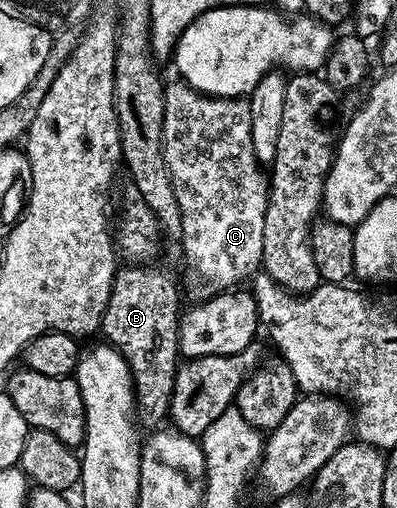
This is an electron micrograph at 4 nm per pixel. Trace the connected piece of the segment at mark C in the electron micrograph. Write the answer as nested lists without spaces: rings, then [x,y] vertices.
[[[174,80],[164,90],[164,128],[162,129],[162,147],[164,160],[168,164],[168,172],[172,176],[172,188],[176,188],[176,200],[180,200],[180,216],[182,217],[182,237],[180,245],[186,253],[186,262],[214,288],[234,288],[251,277],[259,269],[264,248],[264,216],[266,215],[266,196],[268,193],[268,174],[260,165],[252,148],[252,116],[250,103],[242,98],[212,98],[209,94],[199,94],[190,89],[185,82]]]

